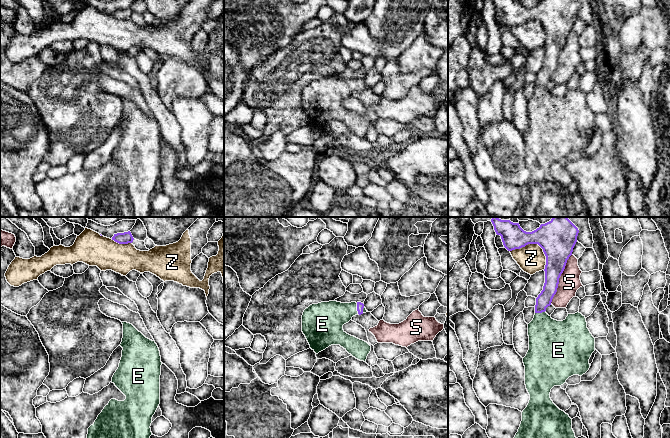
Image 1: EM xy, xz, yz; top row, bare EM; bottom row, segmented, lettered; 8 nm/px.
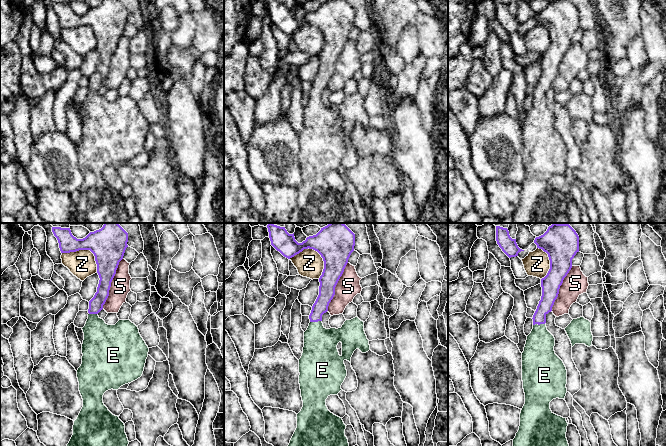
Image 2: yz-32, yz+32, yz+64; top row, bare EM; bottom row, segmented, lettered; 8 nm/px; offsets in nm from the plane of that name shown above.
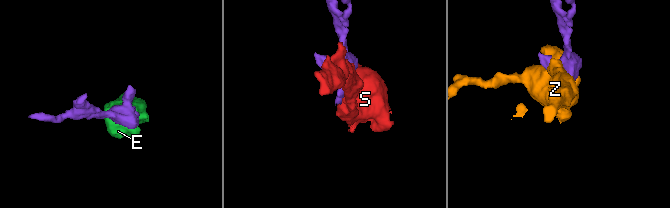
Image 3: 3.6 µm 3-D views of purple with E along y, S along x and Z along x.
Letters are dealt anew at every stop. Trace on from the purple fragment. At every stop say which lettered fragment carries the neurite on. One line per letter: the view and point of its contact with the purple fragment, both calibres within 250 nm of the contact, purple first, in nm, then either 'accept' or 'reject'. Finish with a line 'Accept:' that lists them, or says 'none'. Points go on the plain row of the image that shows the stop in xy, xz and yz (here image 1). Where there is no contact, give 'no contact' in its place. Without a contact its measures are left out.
E: meets purple in xz at (357, 85); 60 nm thick on the purple side, 260 nm on the other; accept
S: meets purple in yz at (558, 55); 220 nm thick on the purple side, 180 nm on the other; reject
Z: meets purple in yz at (536, 19); 280 nm thick on the purple side, 220 nm on the other; reject
Accept: E

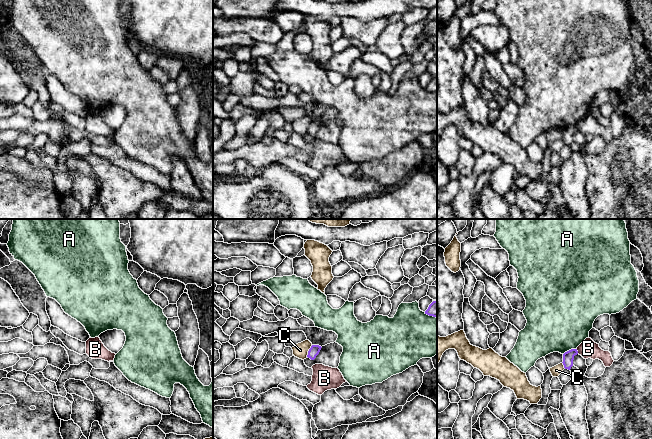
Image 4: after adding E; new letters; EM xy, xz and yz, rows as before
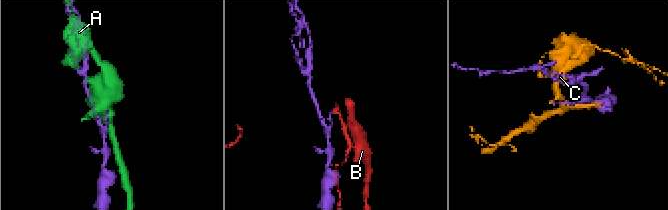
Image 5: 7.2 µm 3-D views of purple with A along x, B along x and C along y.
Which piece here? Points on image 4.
A: meets purple in yz at (569, 126); 90 nm thick on the purple side, 500 nm on the other; reject
B: meets purple in yz at (577, 127); 90 nm thick on the purple side, 150 nm on the other; reject
C: meets purple in xz at (308, 127); 80 nm thick on the purple side, 120 nm on the other; reject
Accept: none

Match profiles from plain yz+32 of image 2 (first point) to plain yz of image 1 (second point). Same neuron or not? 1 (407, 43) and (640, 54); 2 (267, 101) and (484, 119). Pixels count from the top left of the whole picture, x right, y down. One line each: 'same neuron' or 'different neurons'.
1: different neurons
2: same neuron

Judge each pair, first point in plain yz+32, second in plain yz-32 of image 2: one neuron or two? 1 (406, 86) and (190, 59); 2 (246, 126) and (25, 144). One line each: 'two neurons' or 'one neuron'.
1: one neuron
2: one neuron

